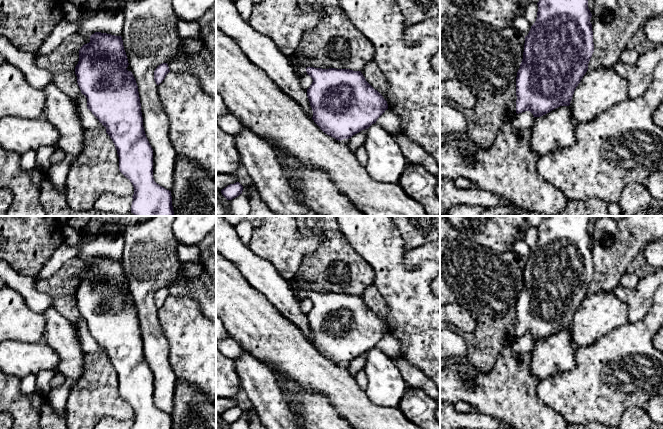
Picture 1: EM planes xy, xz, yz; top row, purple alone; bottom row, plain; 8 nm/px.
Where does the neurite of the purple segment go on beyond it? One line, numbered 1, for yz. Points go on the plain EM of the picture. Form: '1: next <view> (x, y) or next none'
1: next none

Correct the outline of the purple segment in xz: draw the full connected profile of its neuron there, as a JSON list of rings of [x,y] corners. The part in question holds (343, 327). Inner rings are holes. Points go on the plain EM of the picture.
[[[298,291],[295,295],[300,301],[308,298],[312,302],[313,306],[307,313],[312,343],[324,357],[336,364],[349,363],[368,353],[388,333],[387,325],[366,305],[361,295],[314,291]]]

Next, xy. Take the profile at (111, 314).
[[[95,256],[90,260],[90,266],[84,268],[79,274],[79,285],[75,291],[77,307],[81,317],[87,322],[87,333],[106,352],[106,357],[115,369],[120,396],[130,404],[134,411],[132,429],[172,429],[171,415],[157,408],[153,402],[153,373],[143,351],[138,310],[132,296],[126,293],[128,289],[122,261]]]

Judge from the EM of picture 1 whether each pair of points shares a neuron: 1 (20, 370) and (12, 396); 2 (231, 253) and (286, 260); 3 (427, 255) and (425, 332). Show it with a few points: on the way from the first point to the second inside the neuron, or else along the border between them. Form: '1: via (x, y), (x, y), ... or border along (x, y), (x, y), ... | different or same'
1: border along (10, 374), (20, 378) | different
2: border along (248, 245), (252, 251), (267, 259), (279, 273) | different
3: border along (403, 260), (408, 268), (429, 260) | different

